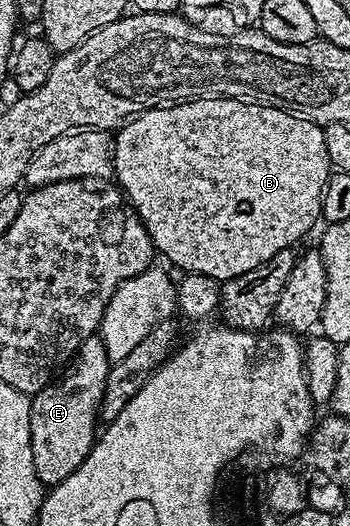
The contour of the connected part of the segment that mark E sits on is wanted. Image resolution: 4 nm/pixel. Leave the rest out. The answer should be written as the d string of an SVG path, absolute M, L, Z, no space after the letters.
M99 334L91 335L76 350L66 375L31 396L30 431L35 473L46 487L61 483L85 460L98 433L99 409L112 360Z

